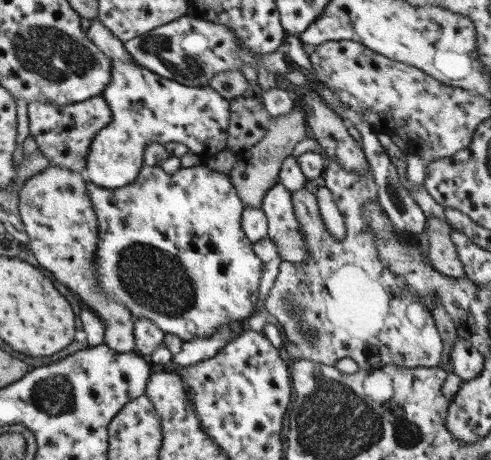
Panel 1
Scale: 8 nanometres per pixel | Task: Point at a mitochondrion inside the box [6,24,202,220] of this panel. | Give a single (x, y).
(50, 54)

